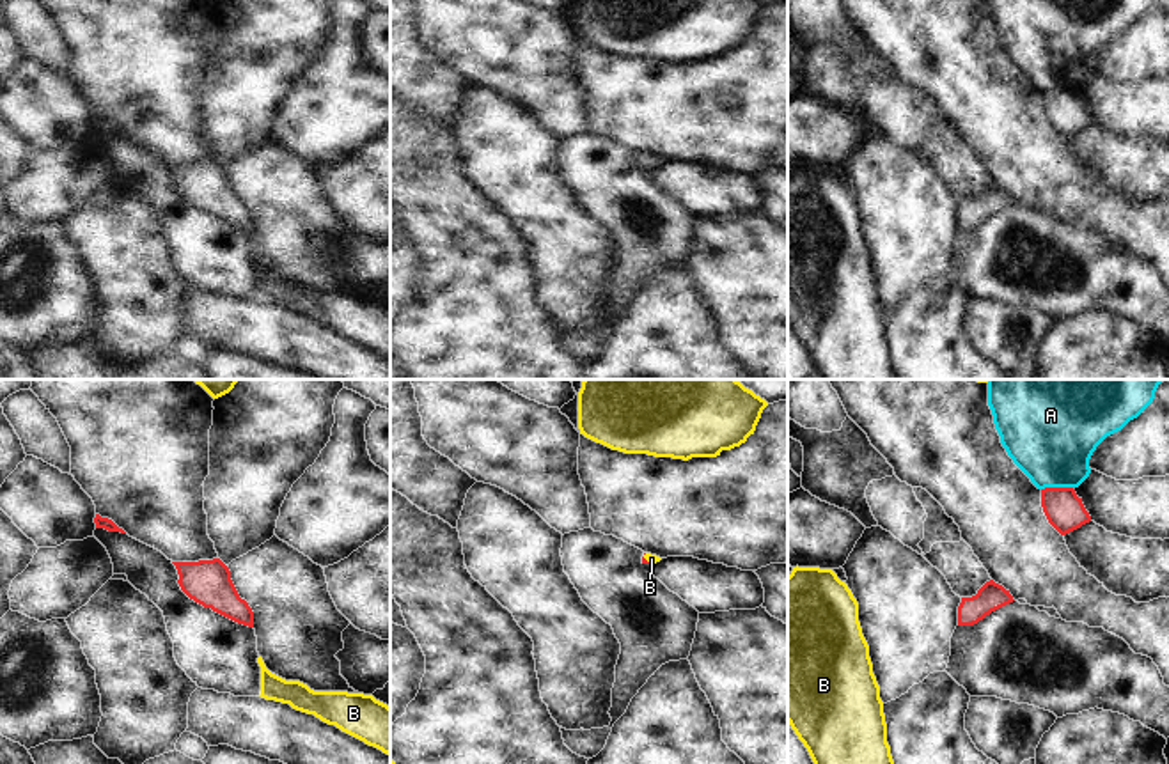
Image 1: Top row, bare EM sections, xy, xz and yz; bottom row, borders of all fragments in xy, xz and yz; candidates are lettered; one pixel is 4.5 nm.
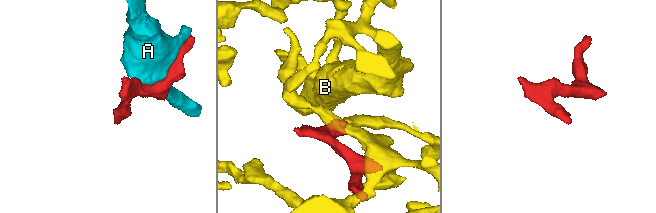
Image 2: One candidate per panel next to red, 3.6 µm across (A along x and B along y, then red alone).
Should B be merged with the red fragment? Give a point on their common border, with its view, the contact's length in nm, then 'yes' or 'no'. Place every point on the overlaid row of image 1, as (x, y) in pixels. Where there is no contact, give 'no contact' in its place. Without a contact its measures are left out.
contact xz (644, 559); length 50 nm; yes

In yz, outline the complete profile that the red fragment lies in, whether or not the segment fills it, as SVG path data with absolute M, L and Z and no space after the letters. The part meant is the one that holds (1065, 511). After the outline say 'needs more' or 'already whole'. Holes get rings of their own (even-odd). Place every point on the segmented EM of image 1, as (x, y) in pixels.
M1045 487L1041 489L1041 507L1048 523L1066 535L1091 521L1082 498L1073 487Z; already whole

